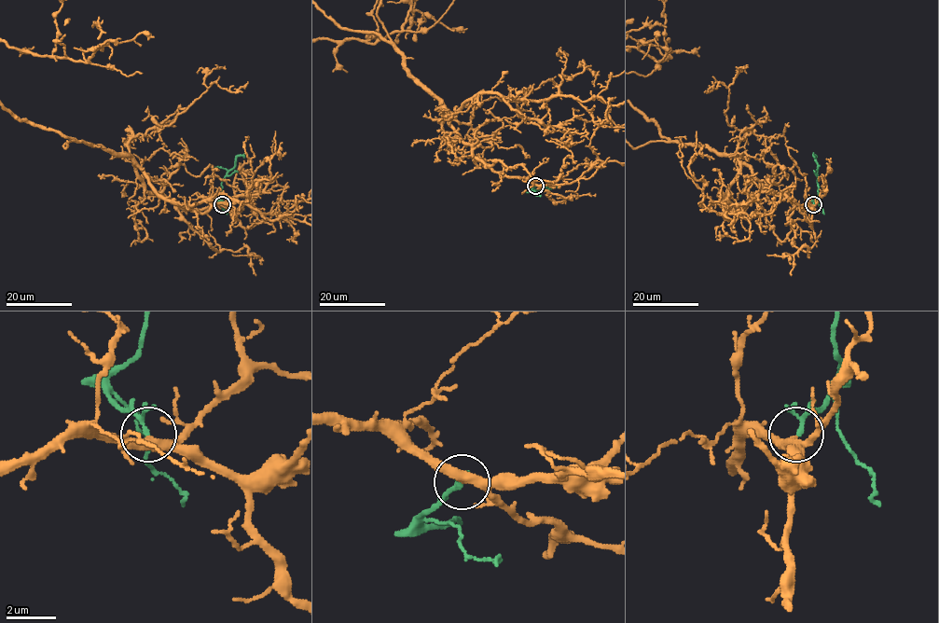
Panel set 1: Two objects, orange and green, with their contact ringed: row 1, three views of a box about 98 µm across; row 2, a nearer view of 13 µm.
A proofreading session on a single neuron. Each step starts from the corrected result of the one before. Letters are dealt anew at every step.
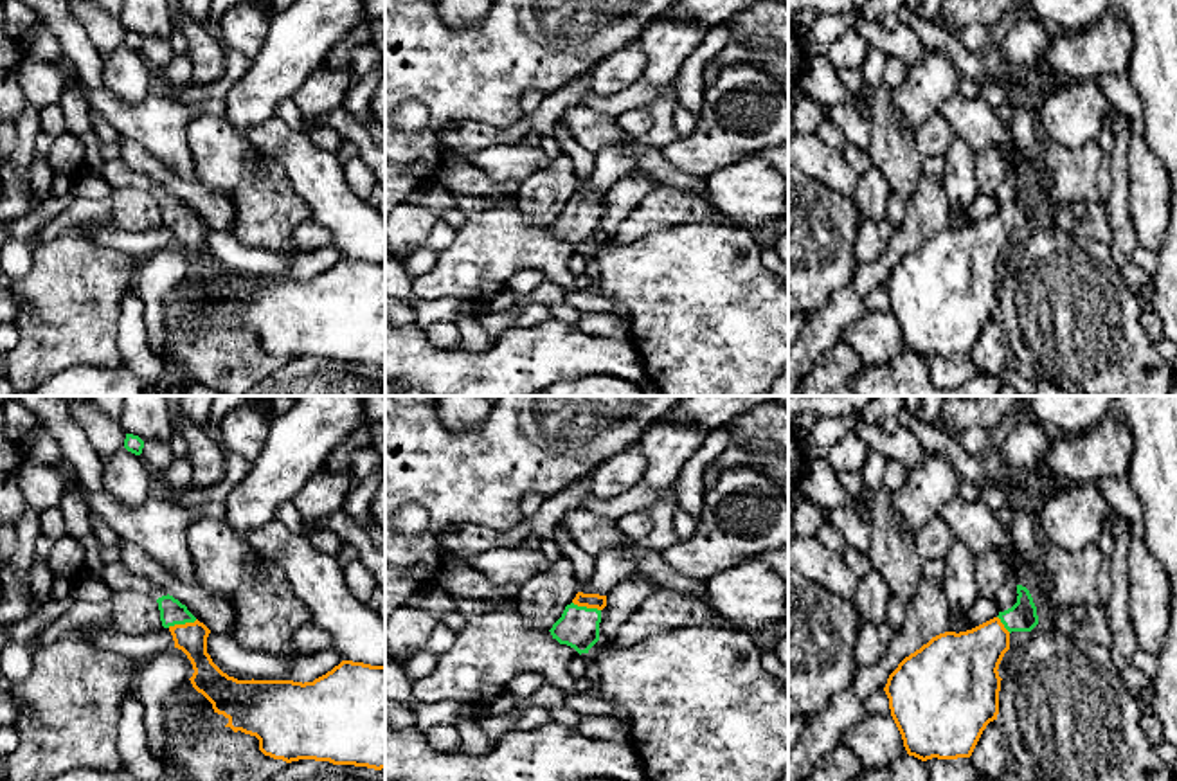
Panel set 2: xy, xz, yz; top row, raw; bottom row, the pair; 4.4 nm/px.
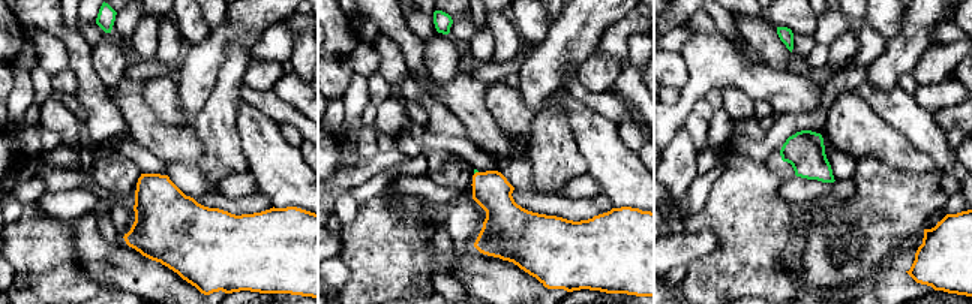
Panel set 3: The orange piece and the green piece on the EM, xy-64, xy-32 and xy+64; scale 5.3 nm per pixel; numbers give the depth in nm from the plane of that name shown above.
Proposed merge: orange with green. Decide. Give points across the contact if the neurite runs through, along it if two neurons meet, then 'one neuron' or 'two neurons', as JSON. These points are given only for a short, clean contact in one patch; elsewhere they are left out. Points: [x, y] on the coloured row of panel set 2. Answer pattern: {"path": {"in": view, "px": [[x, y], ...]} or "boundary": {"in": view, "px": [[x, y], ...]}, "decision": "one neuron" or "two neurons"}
{"path": {"in": "xy", "px": [[191, 637], [182, 625], [173, 612]]}, "decision": "one neuron"}

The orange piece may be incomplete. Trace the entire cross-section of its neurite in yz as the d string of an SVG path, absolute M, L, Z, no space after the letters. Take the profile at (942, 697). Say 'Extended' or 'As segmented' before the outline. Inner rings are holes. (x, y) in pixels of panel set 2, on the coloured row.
Extended. M1017 585L1017 594L1011 608L972 630L932 637L889 675L884 691L909 756L921 761L970 758L986 725L997 720L1002 680L997 669L1010 650L1010 633L1038 624L1029 590Z

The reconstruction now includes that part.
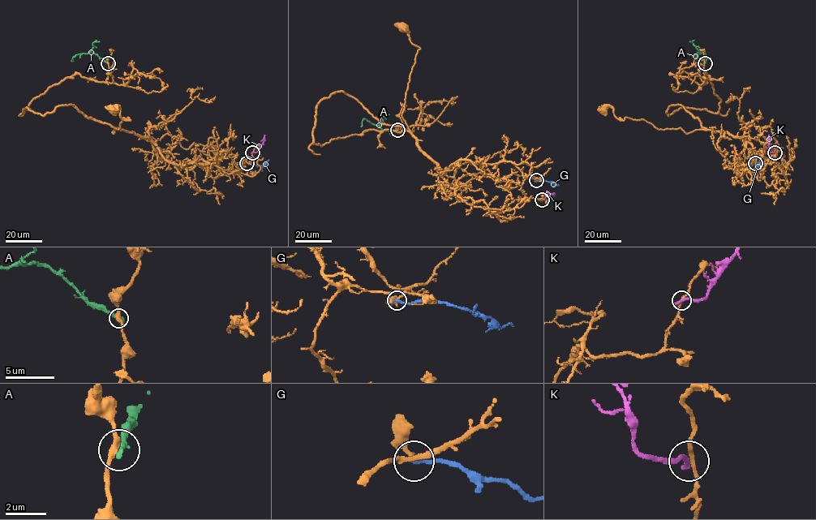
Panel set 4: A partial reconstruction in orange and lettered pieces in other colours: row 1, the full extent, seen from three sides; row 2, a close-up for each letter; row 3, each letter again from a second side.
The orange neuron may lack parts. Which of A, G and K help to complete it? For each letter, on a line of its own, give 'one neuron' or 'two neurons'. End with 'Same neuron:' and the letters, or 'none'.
A: two neurons
G: two neurons
K: two neurons
Same neuron: none

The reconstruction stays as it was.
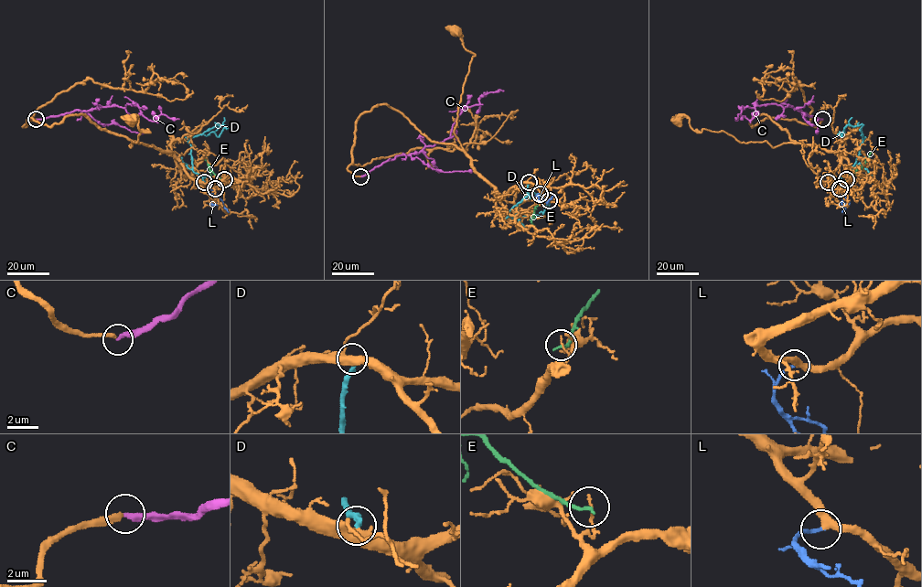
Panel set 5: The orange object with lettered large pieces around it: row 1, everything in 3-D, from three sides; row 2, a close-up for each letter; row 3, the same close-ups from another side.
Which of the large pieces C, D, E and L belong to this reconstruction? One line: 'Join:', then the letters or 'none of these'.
Join: C, L

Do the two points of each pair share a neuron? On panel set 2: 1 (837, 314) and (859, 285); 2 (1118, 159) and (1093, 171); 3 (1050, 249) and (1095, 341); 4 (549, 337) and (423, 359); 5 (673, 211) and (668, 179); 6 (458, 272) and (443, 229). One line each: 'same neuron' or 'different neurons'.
1: same neuron
2: different neurons
3: same neuron
4: same neuron
5: different neurons
6: different neurons

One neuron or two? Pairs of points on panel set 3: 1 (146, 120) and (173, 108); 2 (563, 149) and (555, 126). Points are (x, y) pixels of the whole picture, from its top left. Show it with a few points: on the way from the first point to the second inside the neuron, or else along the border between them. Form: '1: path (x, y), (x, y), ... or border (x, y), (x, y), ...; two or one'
1: border (141, 83), (143, 101), (162, 123), (189, 125); two
2: path (557, 143), (555, 132); one

